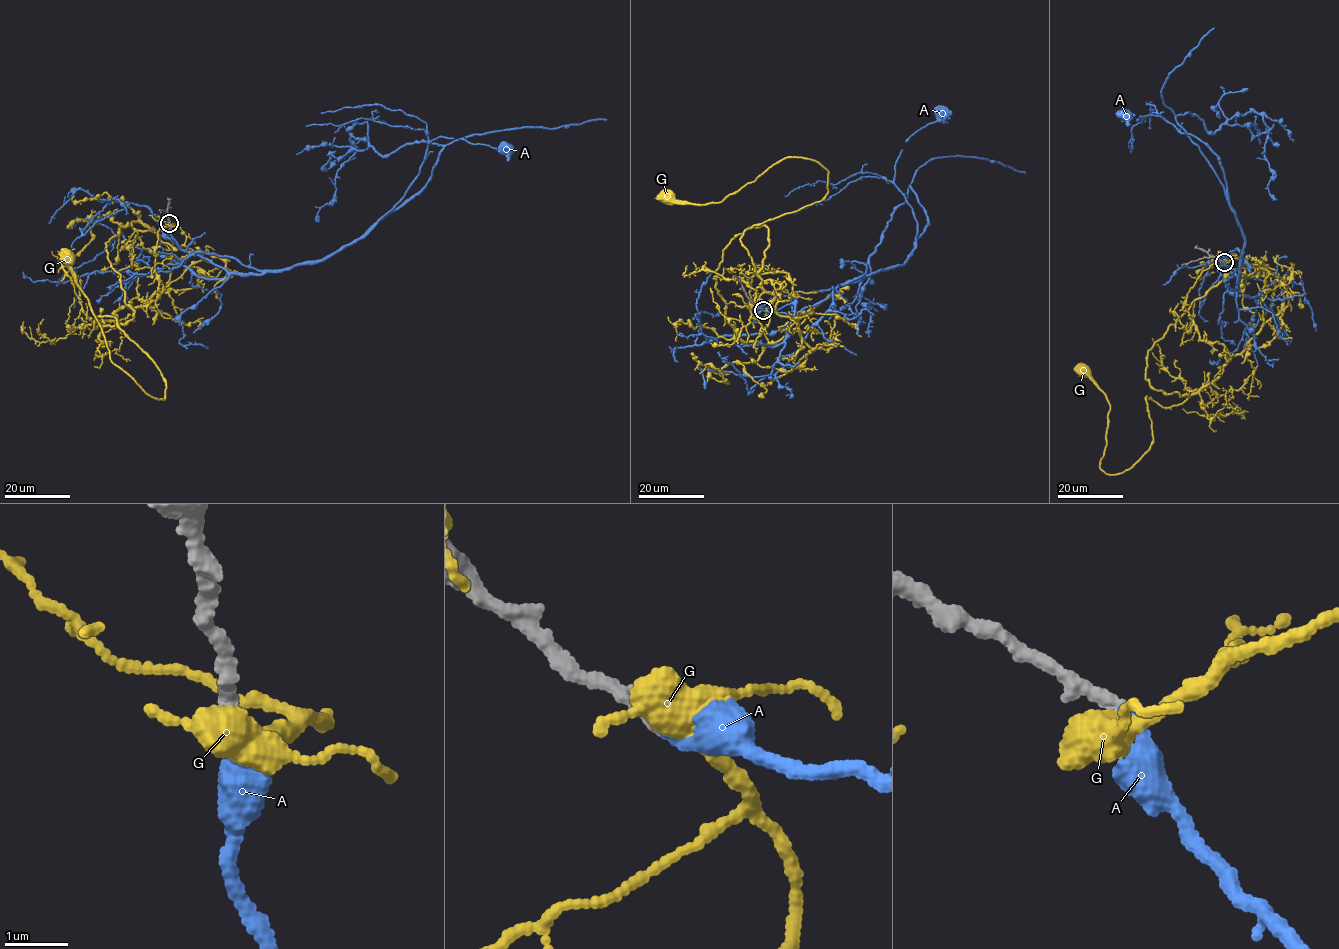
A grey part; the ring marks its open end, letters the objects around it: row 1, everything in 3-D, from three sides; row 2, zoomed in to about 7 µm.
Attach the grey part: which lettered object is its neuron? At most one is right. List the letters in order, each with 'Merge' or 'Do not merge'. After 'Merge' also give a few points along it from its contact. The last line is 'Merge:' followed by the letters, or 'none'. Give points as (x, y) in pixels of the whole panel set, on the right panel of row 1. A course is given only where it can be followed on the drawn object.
A: Merge. Its course: (1224, 262), (1244, 279), (1237, 289), (1245, 245), (1223, 185), (1198, 146), (1161, 117), (1130, 119), (1124, 114)
G: Do not merge
Merge: A

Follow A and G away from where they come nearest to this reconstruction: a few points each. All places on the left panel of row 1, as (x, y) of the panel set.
A: (169, 223), (182, 250), (233, 273), (279, 272), (323, 260), (365, 233), (400, 201), (434, 139), (504, 147)
G: (169, 224), (138, 234), (171, 260), (169, 286), (94, 323), (116, 319), (164, 400), (110, 359), (69, 258)

